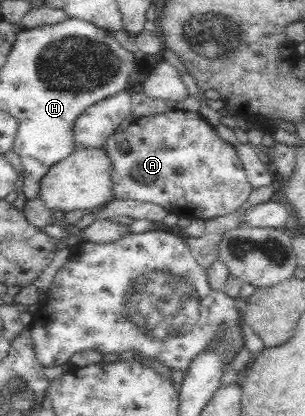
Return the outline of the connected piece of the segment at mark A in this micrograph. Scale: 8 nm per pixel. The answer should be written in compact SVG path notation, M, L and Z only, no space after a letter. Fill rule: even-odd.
M175 107L157 115L140 116L125 127L119 126L105 138L100 147L111 162L110 188L114 199L155 203L178 216L194 216L206 220L233 213L245 206L245 201L249 200L249 195L254 190L234 144L222 139L199 111L192 112ZM123 139L130 143L130 150L124 154L115 149L115 144Z

